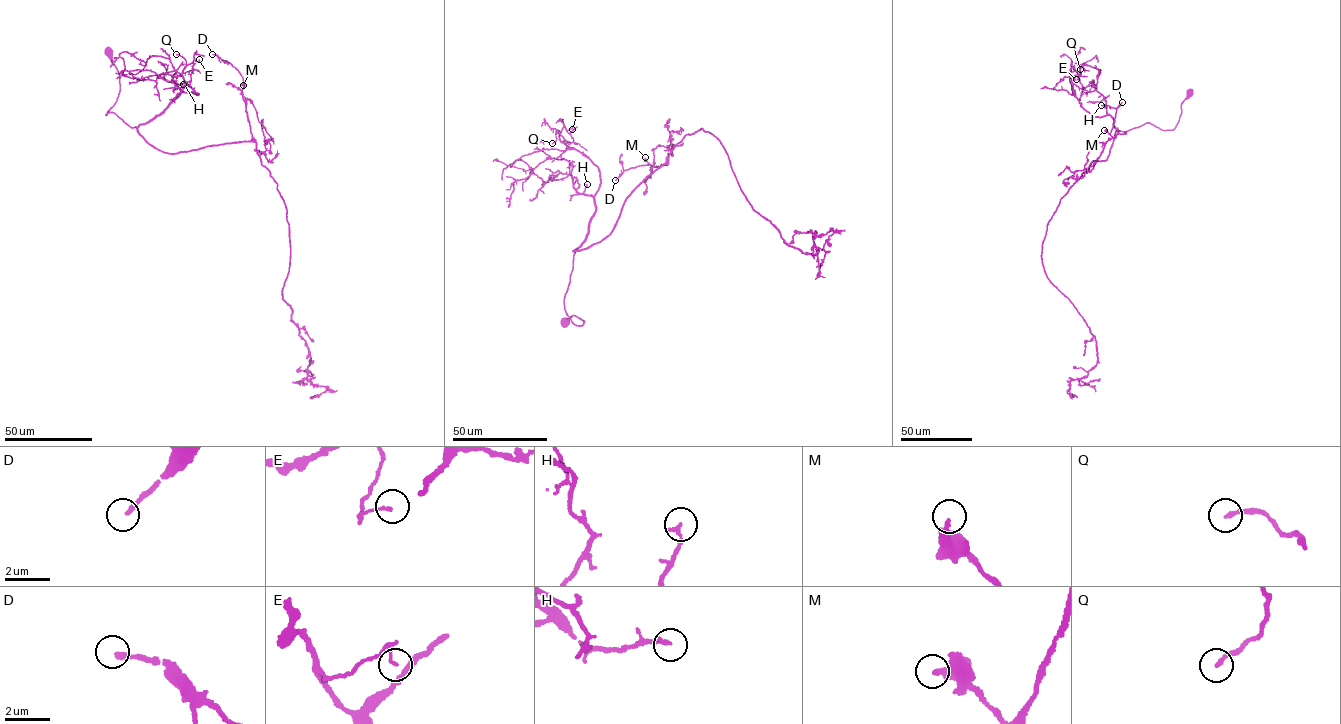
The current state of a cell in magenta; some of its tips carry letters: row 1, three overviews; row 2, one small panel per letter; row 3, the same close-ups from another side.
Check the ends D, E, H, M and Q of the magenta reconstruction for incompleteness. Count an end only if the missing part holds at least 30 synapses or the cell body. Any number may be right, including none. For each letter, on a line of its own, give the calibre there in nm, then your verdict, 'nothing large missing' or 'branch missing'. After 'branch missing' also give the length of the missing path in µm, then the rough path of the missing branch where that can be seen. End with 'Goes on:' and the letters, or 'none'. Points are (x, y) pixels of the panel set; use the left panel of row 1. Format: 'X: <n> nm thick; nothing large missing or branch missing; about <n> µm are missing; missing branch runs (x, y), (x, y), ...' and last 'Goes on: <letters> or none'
D: 200 nm thick; branch missing; about 80 µm are missing; missing branch runs (212, 54), (194, 47), (156, 42), (134, 45), (132, 62)
E: 110 nm thick; nothing large missing
H: 160 nm thick; nothing large missing
M: 200 nm thick; nothing large missing
Q: 170 nm thick; nothing large missing
Goes on: D

